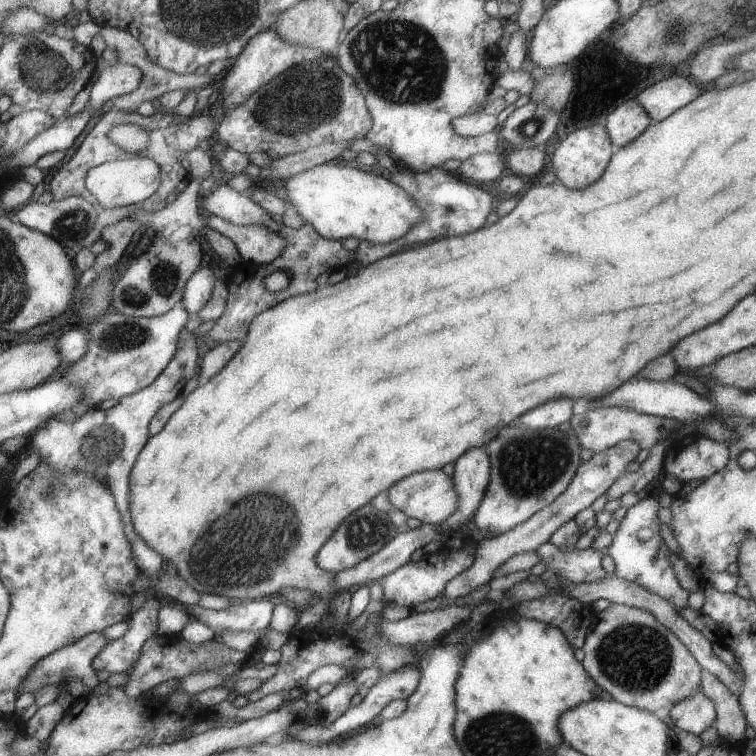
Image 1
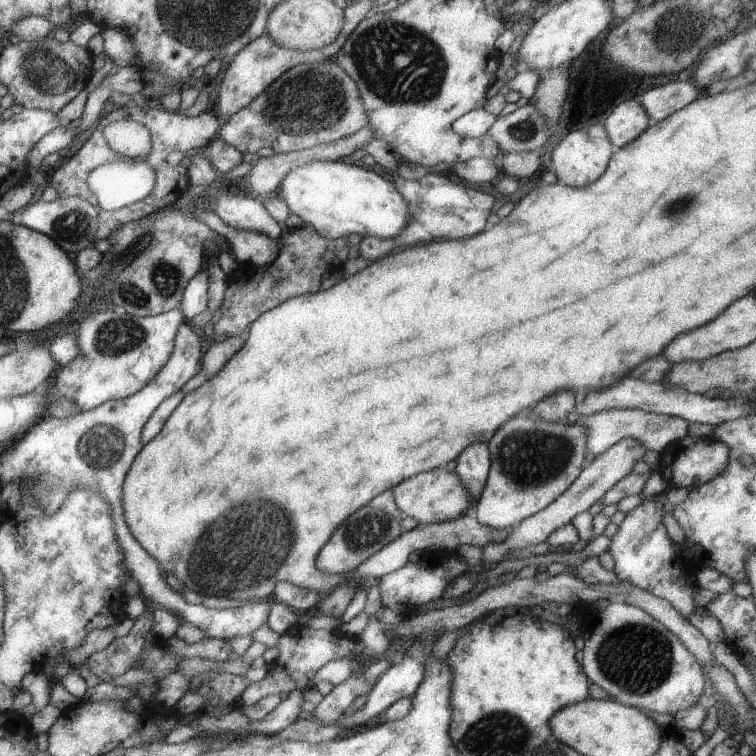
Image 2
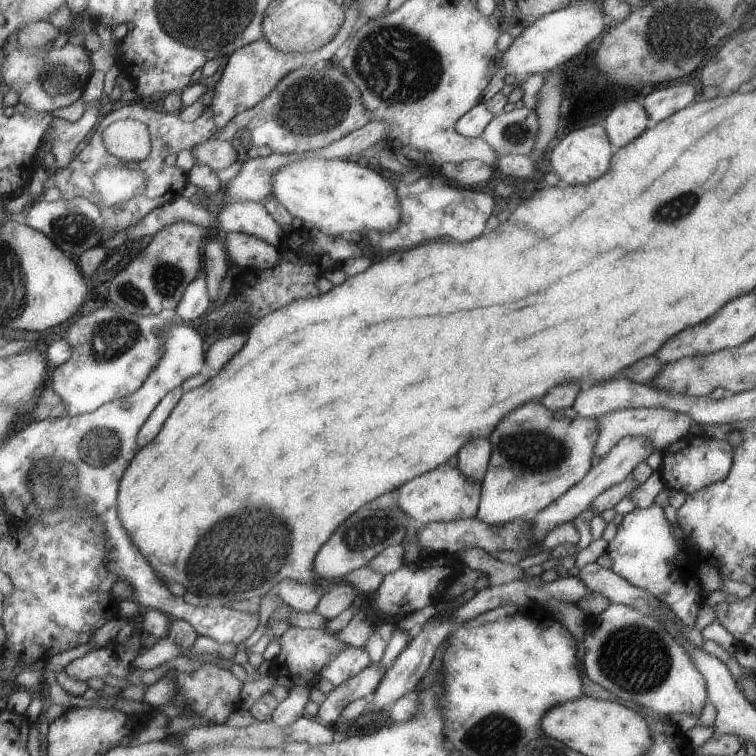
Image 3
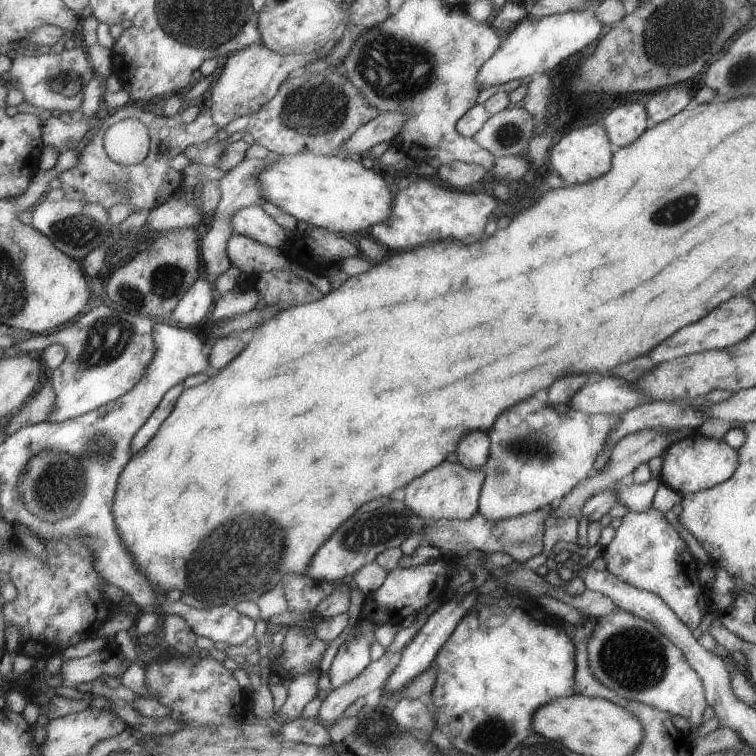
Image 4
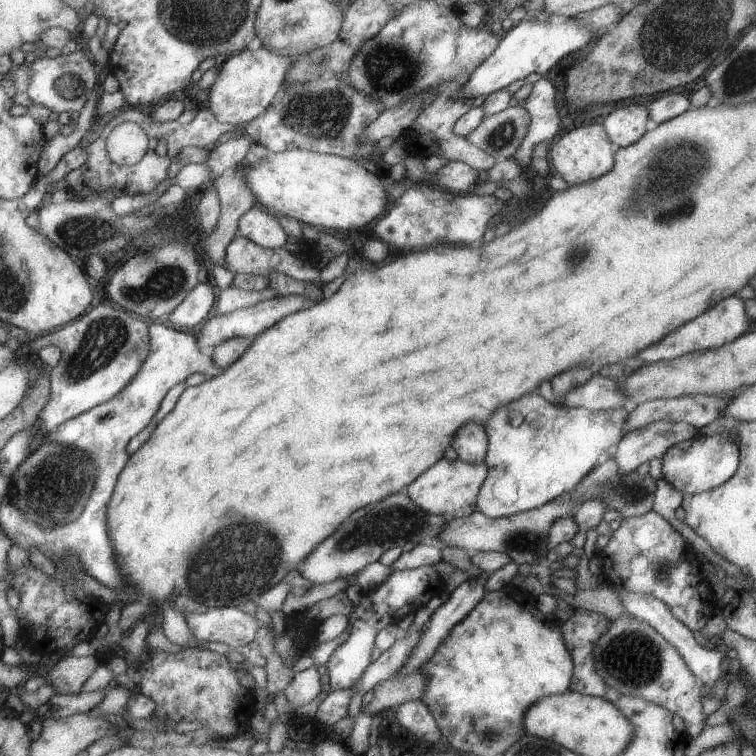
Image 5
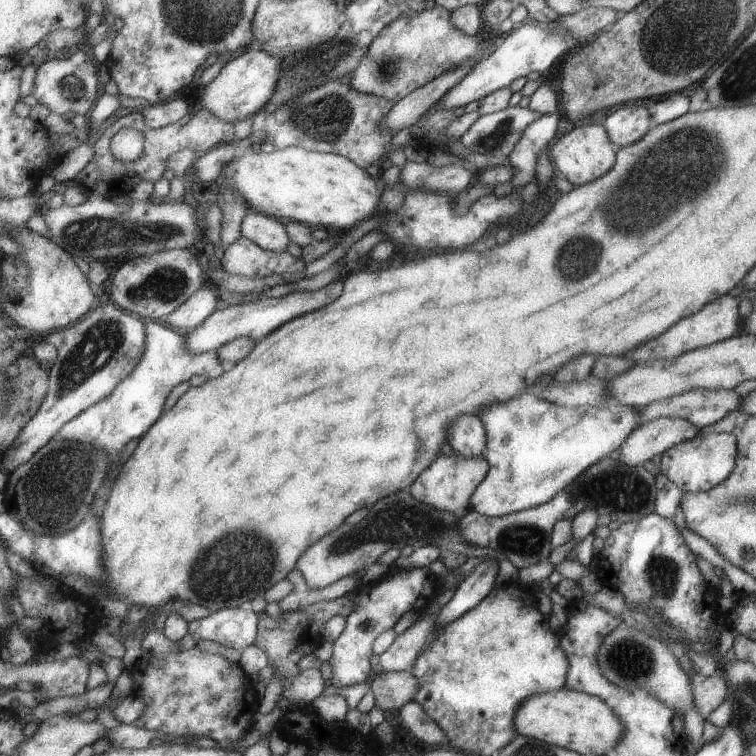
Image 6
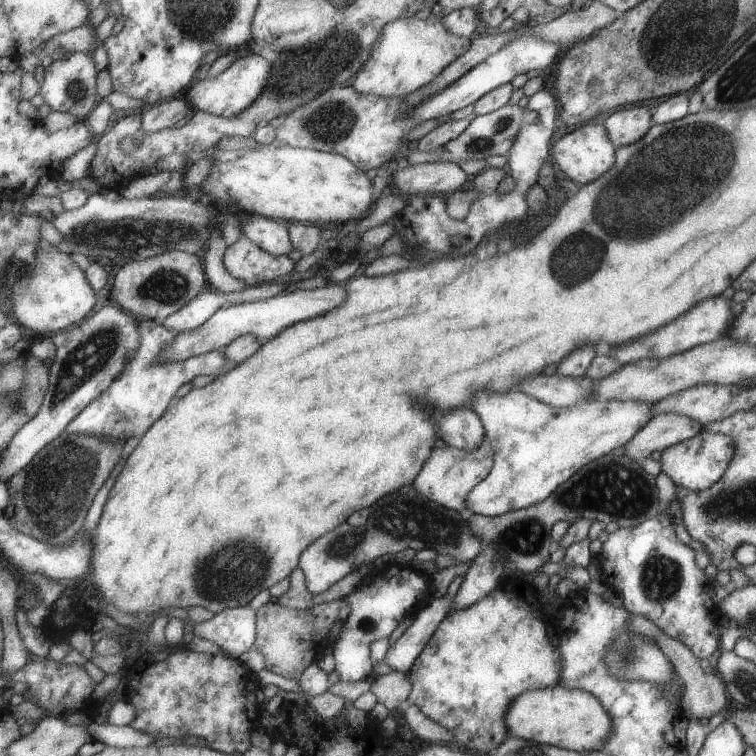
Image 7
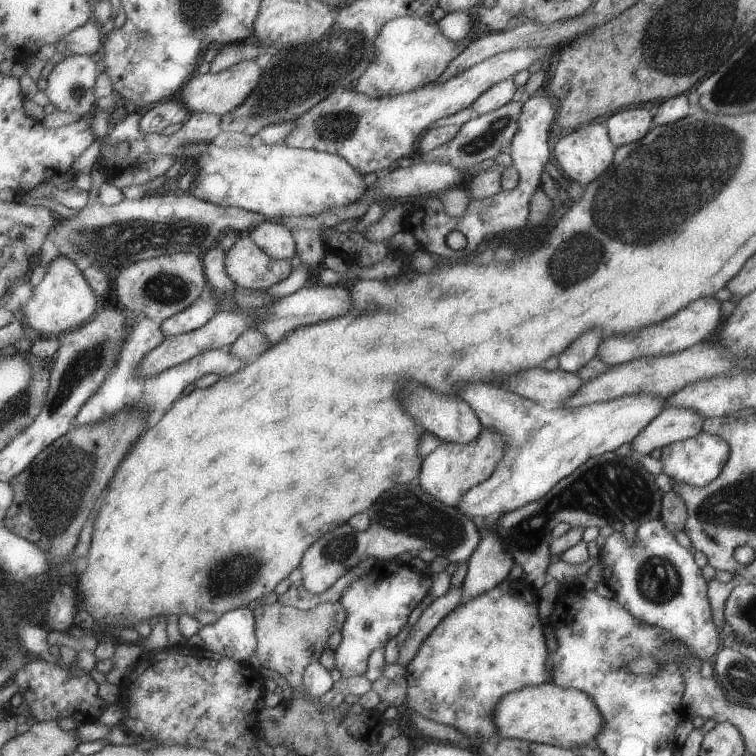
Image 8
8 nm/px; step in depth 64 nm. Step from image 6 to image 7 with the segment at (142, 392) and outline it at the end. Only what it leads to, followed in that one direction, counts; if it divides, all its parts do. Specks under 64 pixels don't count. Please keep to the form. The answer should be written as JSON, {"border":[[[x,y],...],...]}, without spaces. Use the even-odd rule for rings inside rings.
{"border":[[[151,319],[139,320],[137,332],[138,345],[120,374],[69,421],[65,433],[91,433],[112,439],[141,436],[165,412],[173,394],[183,383],[190,382],[195,376],[217,376],[229,371],[225,367],[227,358],[220,349],[182,361],[163,363],[158,358],[159,351],[173,340],[175,334]]]}

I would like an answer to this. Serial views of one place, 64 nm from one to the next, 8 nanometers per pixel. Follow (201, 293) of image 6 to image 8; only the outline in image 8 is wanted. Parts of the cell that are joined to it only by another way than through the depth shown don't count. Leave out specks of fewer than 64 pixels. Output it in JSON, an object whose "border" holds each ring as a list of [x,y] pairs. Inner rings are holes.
{"border":[[[211,298],[204,302],[197,300],[197,304],[195,302],[181,312],[160,322],[159,328],[165,337],[191,332],[203,326],[217,312],[216,304],[218,302]]]}

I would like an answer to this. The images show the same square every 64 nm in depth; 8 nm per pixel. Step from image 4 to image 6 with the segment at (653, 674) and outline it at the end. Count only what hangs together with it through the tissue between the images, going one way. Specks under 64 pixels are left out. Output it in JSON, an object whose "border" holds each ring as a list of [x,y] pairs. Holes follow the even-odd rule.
{"border":[[[621,622],[604,638],[598,648],[596,659],[601,674],[609,682],[625,690],[643,687],[658,701],[664,702],[665,706],[681,715],[684,720],[682,741],[691,742],[695,750],[701,748],[704,744],[701,731],[705,718],[695,710],[687,675],[678,665],[676,657],[671,654],[667,645],[653,638],[649,633],[627,628],[625,623]]]}

